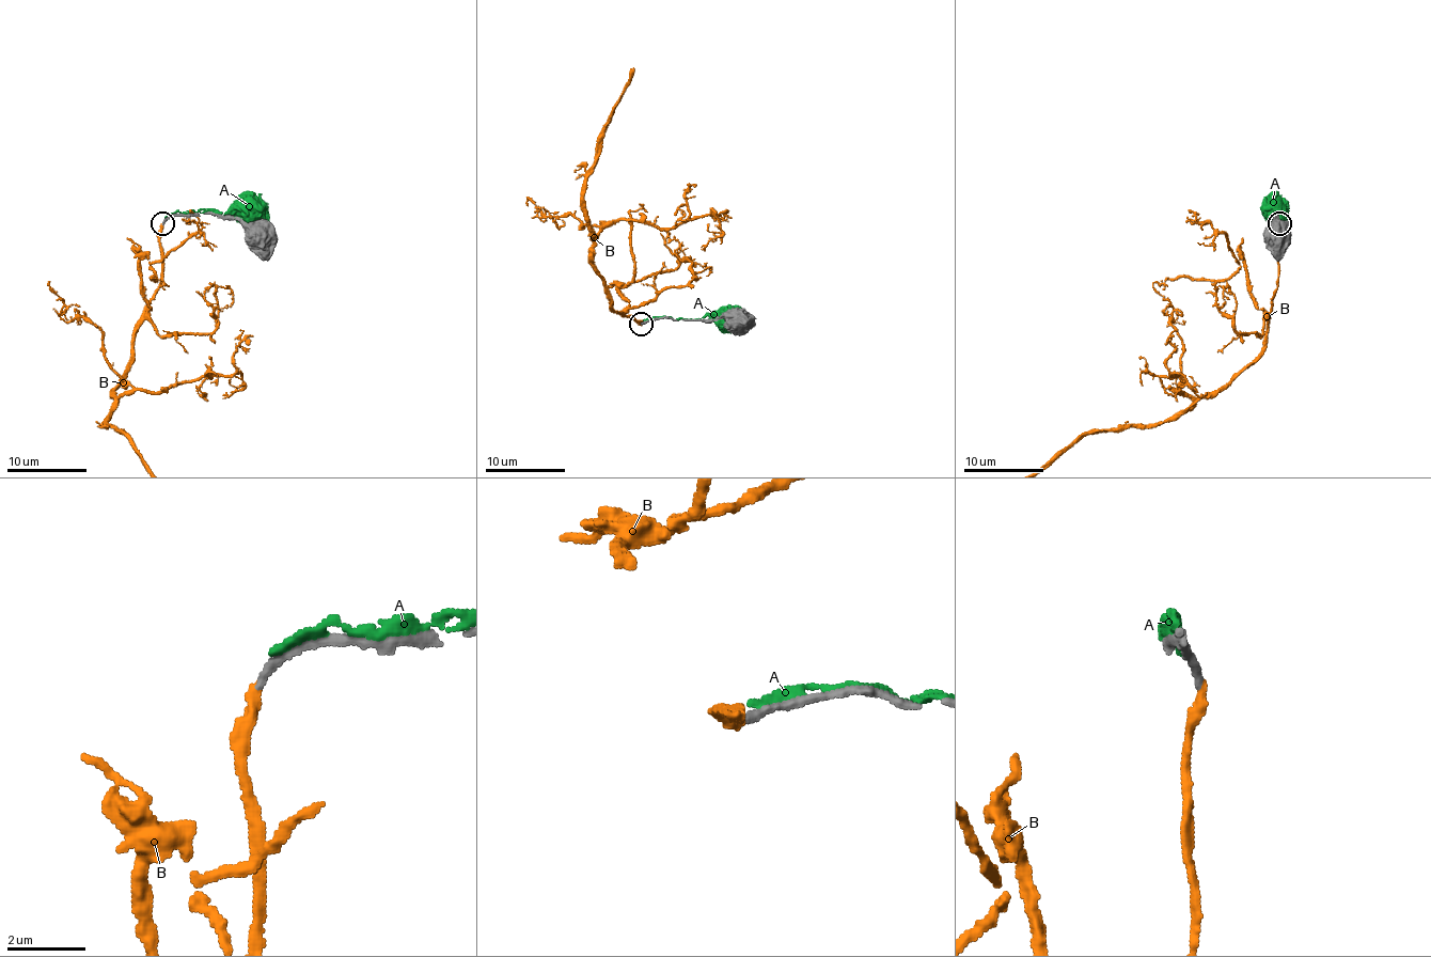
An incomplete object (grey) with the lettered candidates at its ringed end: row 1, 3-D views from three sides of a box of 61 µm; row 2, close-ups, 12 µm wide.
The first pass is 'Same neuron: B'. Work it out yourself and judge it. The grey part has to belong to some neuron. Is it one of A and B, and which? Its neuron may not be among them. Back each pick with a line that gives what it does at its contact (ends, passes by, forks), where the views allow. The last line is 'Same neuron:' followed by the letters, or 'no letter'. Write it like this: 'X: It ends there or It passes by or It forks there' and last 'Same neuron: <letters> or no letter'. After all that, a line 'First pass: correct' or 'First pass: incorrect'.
Same neuron: no letter
First pass: incorrect

